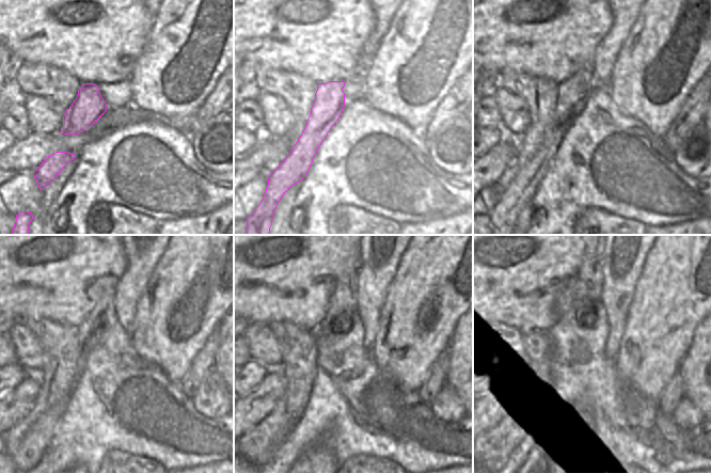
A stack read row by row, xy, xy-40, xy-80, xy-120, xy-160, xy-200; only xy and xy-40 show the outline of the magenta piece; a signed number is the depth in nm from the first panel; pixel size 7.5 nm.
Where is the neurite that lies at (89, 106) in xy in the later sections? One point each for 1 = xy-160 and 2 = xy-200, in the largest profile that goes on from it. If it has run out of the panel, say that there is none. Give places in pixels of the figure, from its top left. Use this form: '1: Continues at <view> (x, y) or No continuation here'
1: Continues at xy-160 (343, 301)
2: Continues at xy-200 (587, 283).

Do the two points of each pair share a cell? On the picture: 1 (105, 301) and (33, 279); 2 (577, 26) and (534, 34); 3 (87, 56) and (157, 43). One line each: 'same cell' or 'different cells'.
1: different cells
2: same cell
3: different cells

